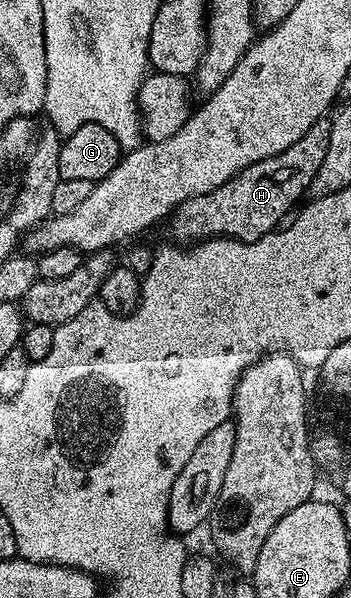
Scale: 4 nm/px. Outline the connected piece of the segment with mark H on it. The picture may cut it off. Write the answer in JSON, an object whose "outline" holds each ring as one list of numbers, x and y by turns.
{"outline":[[325,118,314,122,314,126,310,126,310,130,306,130,303,138,294,142,294,146,282,150,282,154,274,154,262,162,254,162,250,166,246,166,235,176,231,176,225,184,218,186,218,190,210,190,210,194,198,194,198,198,190,198,186,202,182,202,176,207,170,220,173,238,180,240,176,242,188,242,184,240,199,242,217,236,225,236,227,240,257,240,267,232,275,232,283,221,280,219,284,215,287,217,297,207,296,202,300,195,311,189,312,179,315,178,322,166,322,158,326,158,326,146,330,142,331,129,331,119]]}

